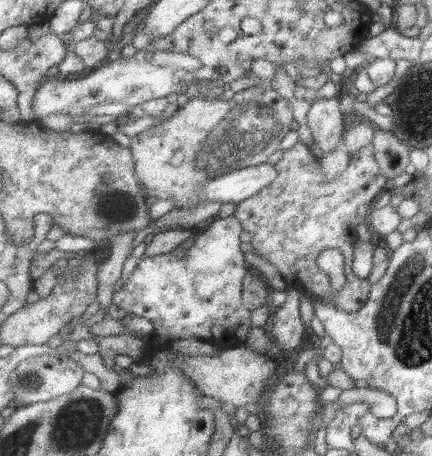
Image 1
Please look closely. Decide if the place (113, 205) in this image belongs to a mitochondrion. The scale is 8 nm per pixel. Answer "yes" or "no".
yes

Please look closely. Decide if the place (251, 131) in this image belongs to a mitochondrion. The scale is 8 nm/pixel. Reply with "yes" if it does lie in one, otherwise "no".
yes

